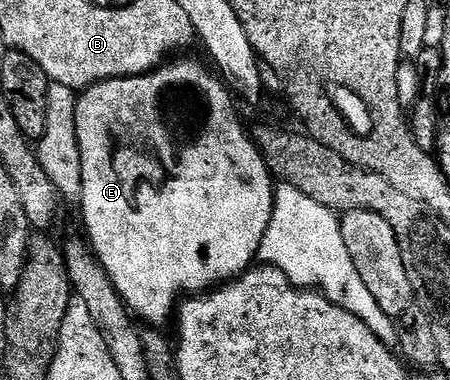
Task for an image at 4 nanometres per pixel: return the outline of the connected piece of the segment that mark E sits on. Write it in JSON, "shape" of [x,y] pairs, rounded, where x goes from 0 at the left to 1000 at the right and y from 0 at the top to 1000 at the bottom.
{"shape":[[[391,150],[380,161],[367,161],[351,176],[322,187],[316,197],[284,197],[276,208],[229,208],[224,218],[207,218],[200,229],[189,229],[176,242],[169,266],[169,337],[173,339],[173,392],[182,403],[182,518],[173,526],[173,545],[187,553],[187,597],[196,605],[191,621],[193,637],[200,642],[202,668],[213,674],[236,708],[236,718],[244,729],[244,739],[253,750],[253,761],[271,782],[271,792],[282,803],[284,816],[293,821],[304,842],[322,839],[322,853],[356,855],[347,850],[364,850],[373,837],[384,837],[387,821],[393,816],[396,800],[404,782],[424,782],[438,771],[460,771],[518,734],[531,734],[544,713],[553,711],[571,689],[578,668],[578,647],[582,645],[582,624],[591,613],[591,603],[600,592],[600,571],[604,568],[604,526],[609,521],[609,463],[596,447],[591,424],[580,413],[578,397],[569,389],[569,376],[560,368],[558,353],[533,326],[533,303],[524,295],[527,263],[520,258],[518,242],[511,237],[496,205],[460,163],[442,166],[436,155],[400,155],[409,150]]]}

